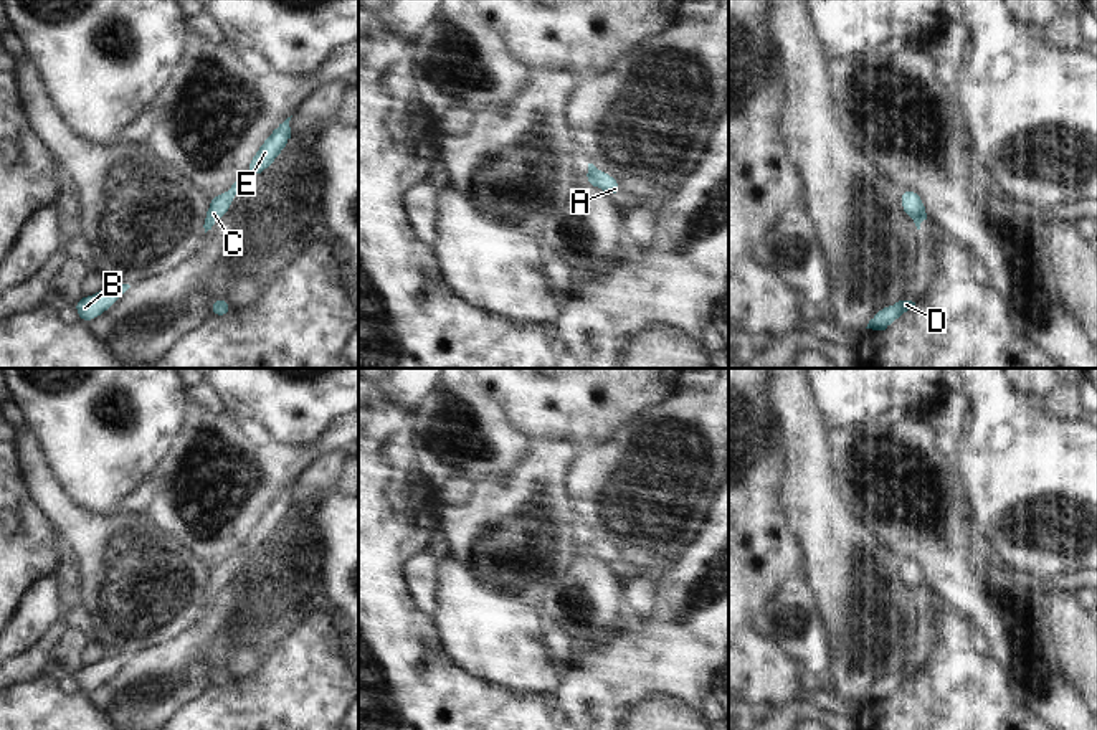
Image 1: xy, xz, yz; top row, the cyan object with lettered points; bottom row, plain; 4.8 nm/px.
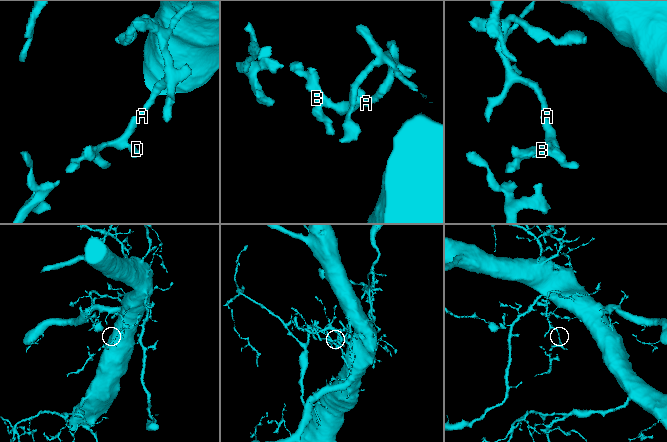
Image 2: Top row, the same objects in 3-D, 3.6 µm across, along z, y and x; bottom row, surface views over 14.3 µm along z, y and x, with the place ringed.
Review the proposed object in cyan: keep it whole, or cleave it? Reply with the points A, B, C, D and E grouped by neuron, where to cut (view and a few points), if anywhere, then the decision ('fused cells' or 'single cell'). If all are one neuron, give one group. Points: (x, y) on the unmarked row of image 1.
groups A B C D E; cut none; single cell

